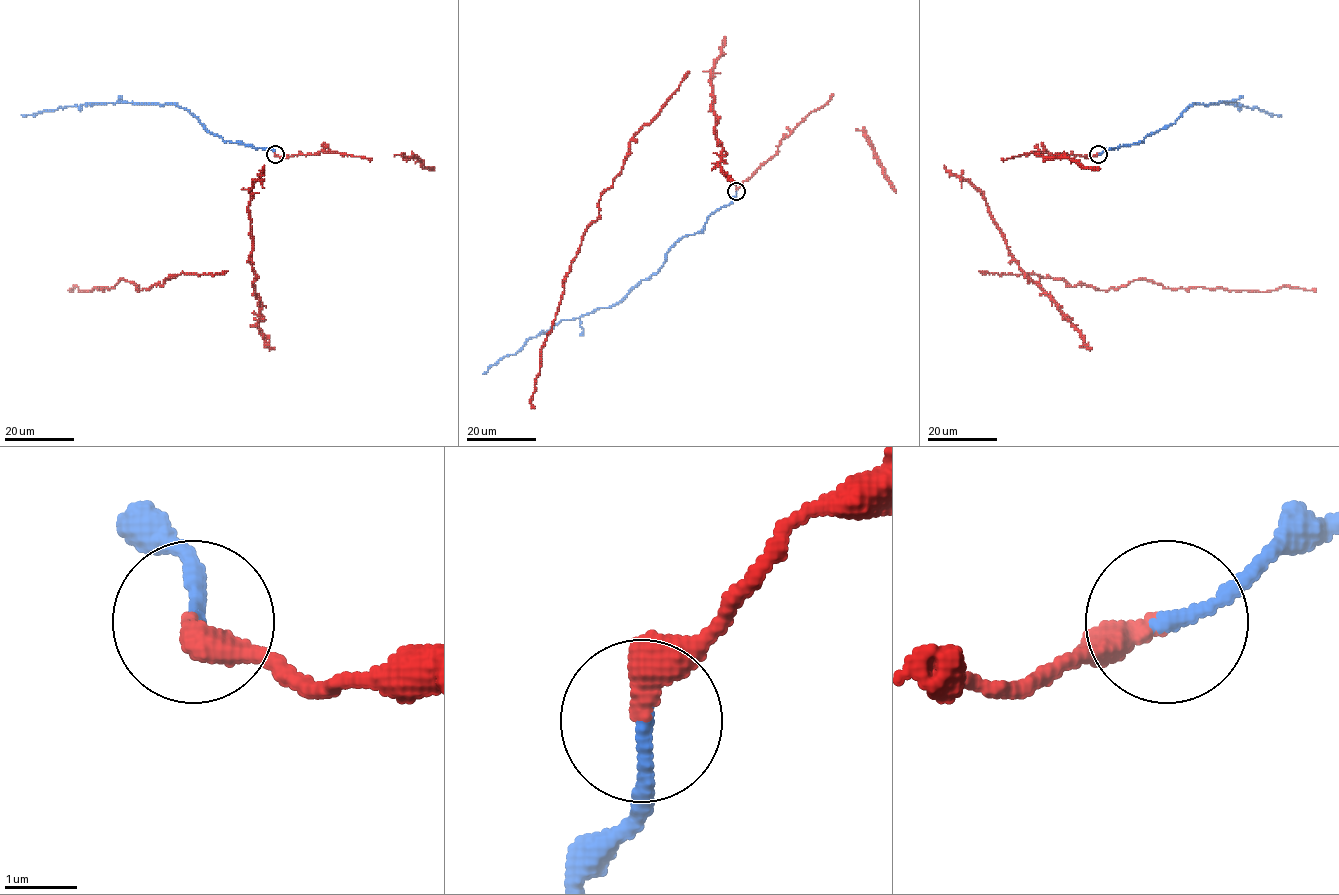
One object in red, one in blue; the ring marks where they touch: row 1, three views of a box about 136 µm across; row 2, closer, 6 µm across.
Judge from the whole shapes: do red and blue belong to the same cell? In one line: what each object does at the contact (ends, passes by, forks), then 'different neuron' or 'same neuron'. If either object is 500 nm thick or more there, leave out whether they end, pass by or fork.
red ends; blue ends; same neuron

